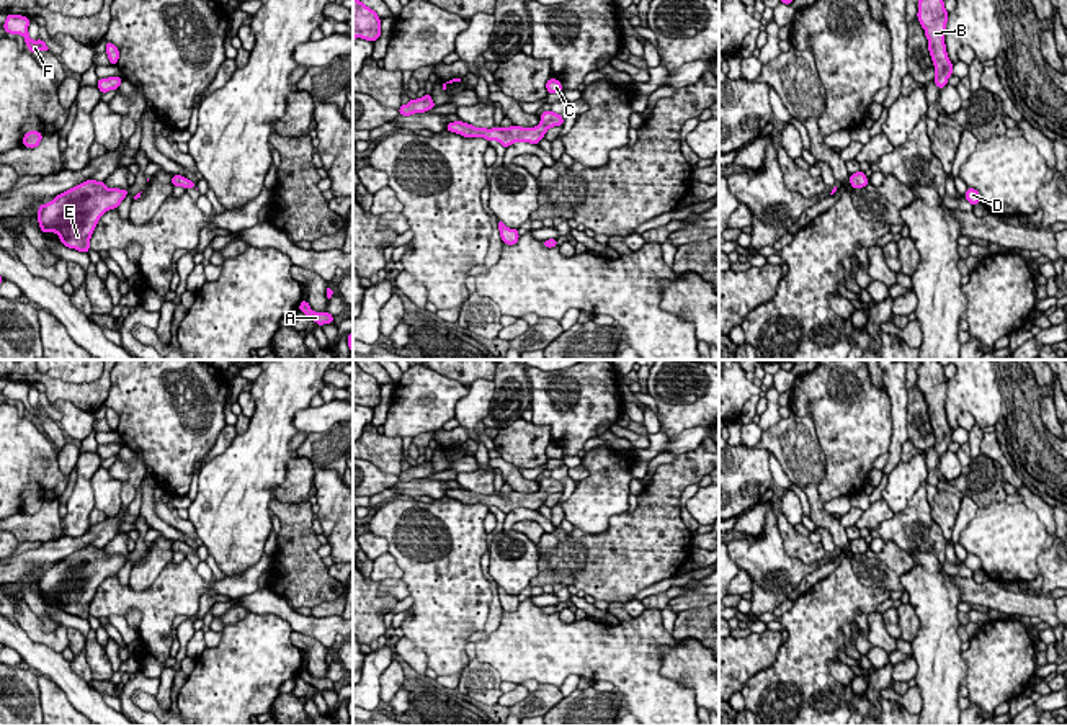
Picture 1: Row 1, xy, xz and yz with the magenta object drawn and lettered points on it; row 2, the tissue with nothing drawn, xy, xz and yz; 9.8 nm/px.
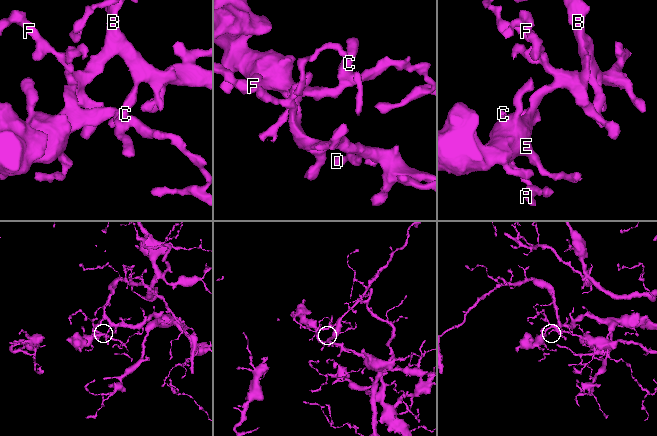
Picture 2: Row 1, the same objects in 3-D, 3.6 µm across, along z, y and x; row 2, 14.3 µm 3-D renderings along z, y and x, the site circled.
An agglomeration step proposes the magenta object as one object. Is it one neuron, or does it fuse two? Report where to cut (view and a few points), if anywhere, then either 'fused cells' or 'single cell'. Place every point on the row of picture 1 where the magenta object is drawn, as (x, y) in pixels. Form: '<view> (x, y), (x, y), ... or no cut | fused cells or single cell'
no cut | single cell

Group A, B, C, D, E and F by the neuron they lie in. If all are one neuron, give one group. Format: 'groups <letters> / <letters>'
groups A B C D E F

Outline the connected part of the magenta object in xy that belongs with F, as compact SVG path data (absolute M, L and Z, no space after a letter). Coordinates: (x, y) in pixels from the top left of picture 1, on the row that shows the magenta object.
M7 15L7 20L3 23L3 29L8 34L21 34L25 38L26 47L36 54L38 51L47 51L49 47L42 39L33 41L28 33L29 26L29 16L21 15Z

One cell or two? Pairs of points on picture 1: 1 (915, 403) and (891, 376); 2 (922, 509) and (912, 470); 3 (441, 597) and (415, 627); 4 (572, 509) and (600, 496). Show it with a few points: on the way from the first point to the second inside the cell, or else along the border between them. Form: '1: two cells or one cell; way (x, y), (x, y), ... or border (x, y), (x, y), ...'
1: two cells; border (904, 376), (907, 389), (907, 432)
2: two cells; border (925, 481), (909, 504), (896, 514)
3: one cell; way (438, 604), (422, 620)
4: one cell; way (579, 509), (587, 509), (593, 502)

